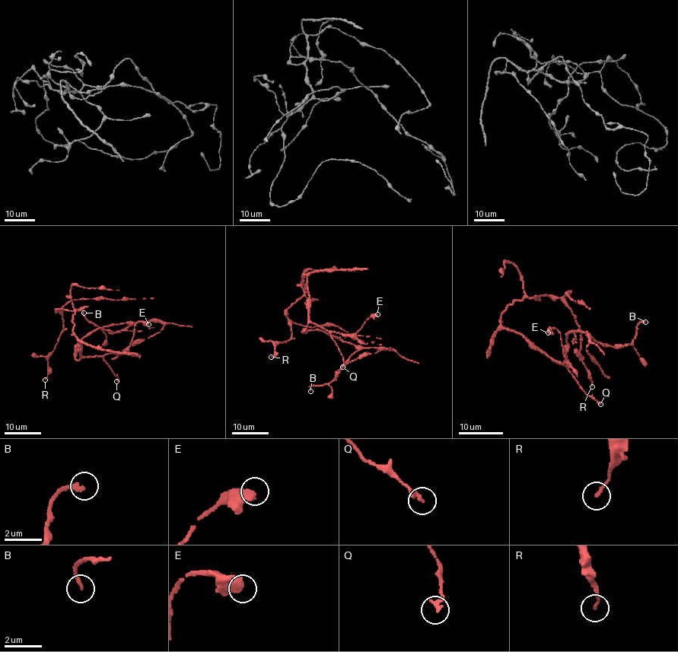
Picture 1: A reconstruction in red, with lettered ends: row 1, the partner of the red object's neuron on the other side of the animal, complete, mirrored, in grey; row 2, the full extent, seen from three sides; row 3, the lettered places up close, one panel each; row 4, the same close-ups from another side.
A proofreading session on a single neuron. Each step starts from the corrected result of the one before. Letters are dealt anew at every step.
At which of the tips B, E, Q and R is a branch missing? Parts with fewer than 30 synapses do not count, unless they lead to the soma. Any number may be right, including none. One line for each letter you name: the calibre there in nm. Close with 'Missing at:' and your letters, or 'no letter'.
B: calibre 220 nm
Missing at: B

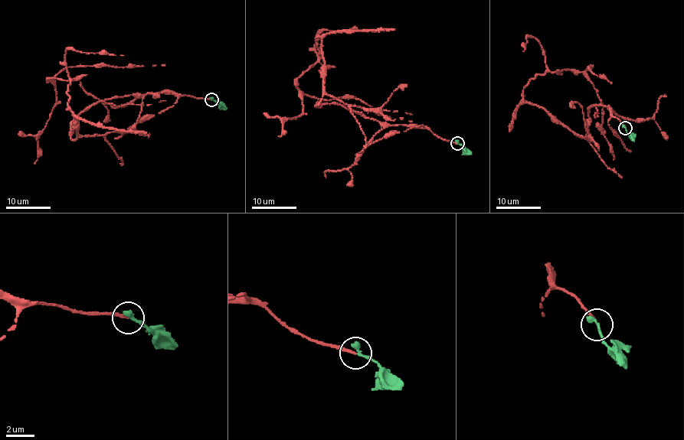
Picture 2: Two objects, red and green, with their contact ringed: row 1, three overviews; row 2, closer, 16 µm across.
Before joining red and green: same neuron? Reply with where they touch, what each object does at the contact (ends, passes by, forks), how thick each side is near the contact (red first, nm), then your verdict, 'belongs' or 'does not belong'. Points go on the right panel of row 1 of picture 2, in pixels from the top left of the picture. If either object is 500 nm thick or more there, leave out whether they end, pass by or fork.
place (625, 128); red ends; green ends; calibres 170 and 360 nm; belongs

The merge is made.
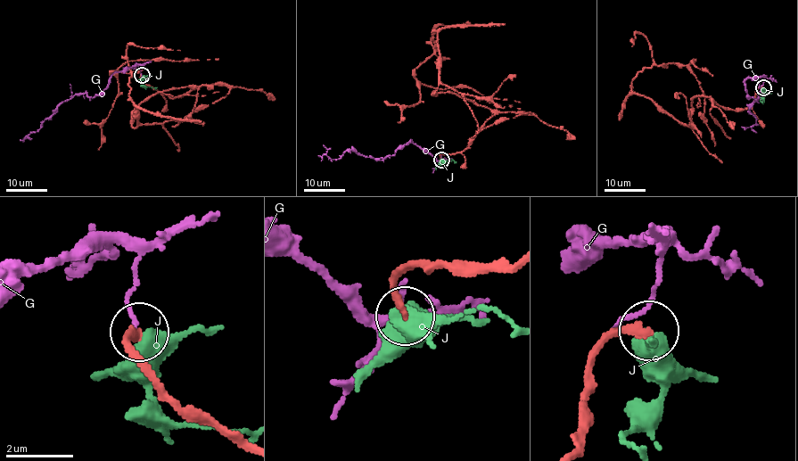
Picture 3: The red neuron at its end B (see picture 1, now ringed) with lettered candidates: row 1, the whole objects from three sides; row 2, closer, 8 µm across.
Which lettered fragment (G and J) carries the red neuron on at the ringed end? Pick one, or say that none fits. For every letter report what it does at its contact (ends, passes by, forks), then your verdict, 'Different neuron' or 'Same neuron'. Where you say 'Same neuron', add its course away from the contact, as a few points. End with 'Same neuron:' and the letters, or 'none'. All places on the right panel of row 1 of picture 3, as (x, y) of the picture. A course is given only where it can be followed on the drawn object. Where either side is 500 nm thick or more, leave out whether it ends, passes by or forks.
G: It ends there. Different neuron
J: It passes by. Different neuron
Same neuron: none

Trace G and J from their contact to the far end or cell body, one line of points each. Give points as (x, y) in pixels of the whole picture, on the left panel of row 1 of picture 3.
G: (141, 76), (136, 64), (115, 71), (101, 92), (92, 97), (79, 93), (62, 102), (24, 138)
J: (141, 76), (146, 86), (155, 89)

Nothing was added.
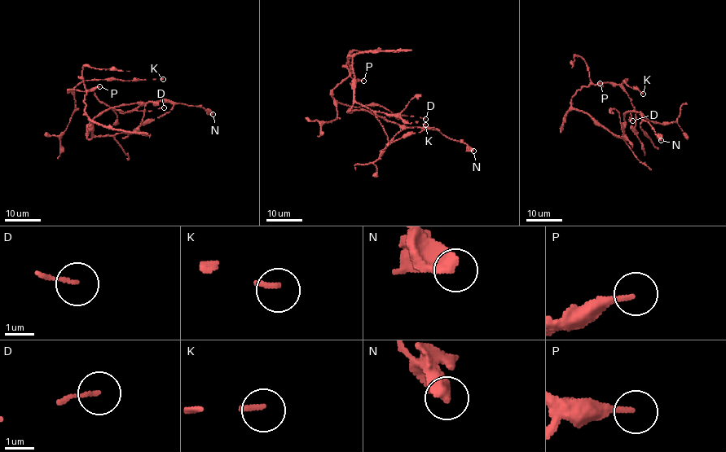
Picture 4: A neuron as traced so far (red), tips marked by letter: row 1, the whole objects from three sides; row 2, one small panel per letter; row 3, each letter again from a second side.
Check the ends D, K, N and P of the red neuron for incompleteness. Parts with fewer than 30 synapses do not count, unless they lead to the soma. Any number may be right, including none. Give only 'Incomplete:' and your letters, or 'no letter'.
Incomplete: no letter

